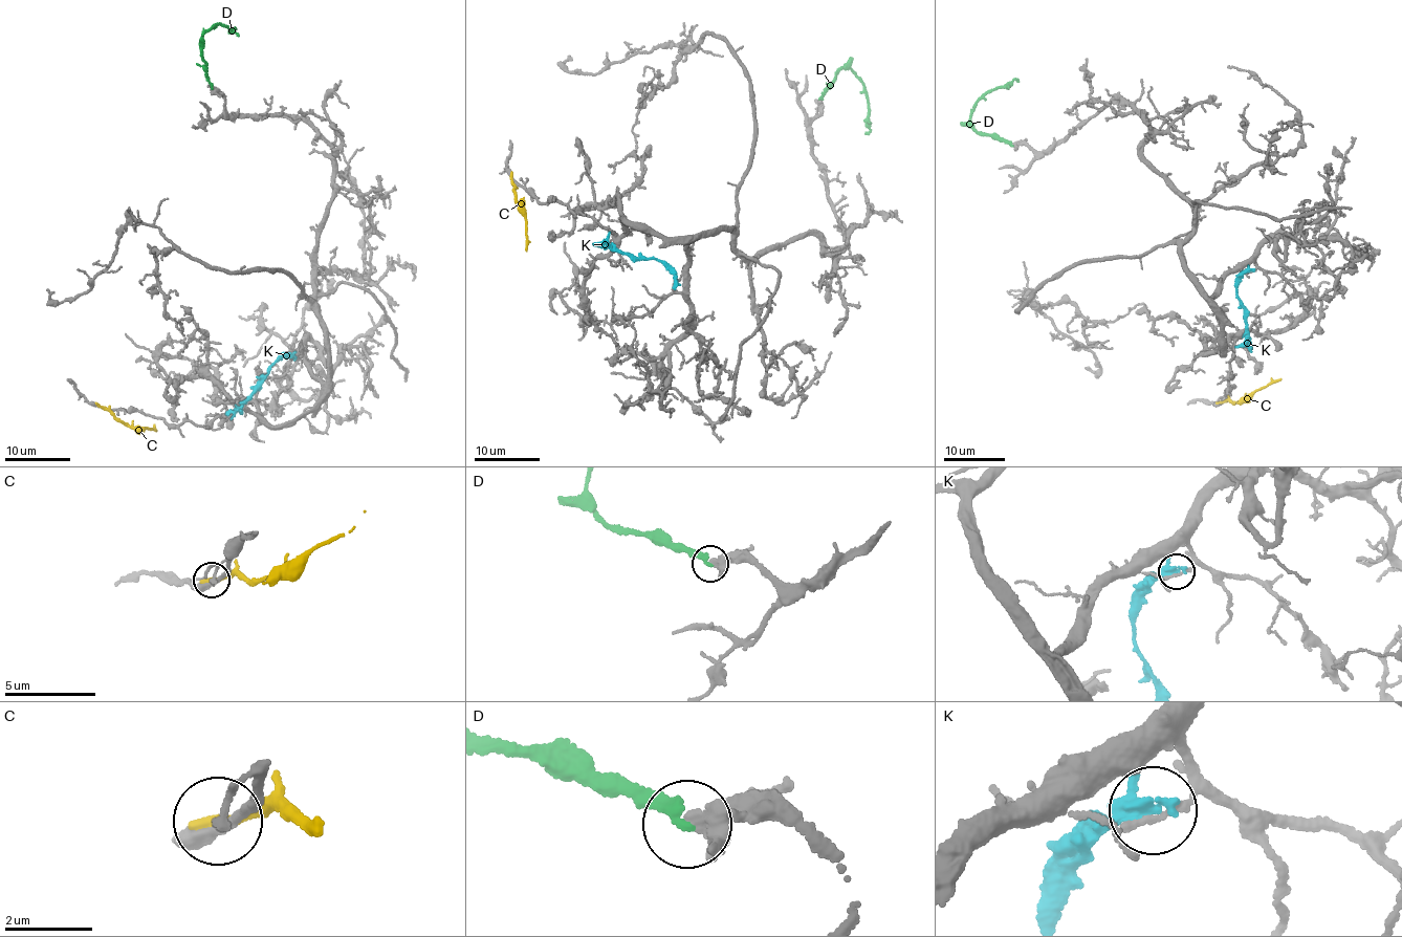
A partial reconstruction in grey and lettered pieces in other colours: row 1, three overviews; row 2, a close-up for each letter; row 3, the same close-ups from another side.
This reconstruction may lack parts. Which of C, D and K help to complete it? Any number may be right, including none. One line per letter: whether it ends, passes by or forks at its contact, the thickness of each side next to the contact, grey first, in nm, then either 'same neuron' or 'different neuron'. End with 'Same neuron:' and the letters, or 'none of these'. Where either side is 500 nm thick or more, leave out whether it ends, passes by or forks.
C: it ends there; 240 nm thick on the grey side, 280 nm on the other; different neuron
D: it ends there; 320 nm thick on the grey side, 240 nm on the other; same neuron
K: it ends there; 200 nm thick on the grey side, 320 nm on the other; different neuron
Same neuron: D

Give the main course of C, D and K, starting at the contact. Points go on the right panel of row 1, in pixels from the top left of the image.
C: (1220, 401), (1242, 400), (1280, 378)
D: (1011, 145), (982, 135), (973, 128), (970, 116), (977, 102), (987, 92), (1019, 81)
K: (1250, 270), (1243, 274), (1236, 291), (1248, 327), (1251, 350)

